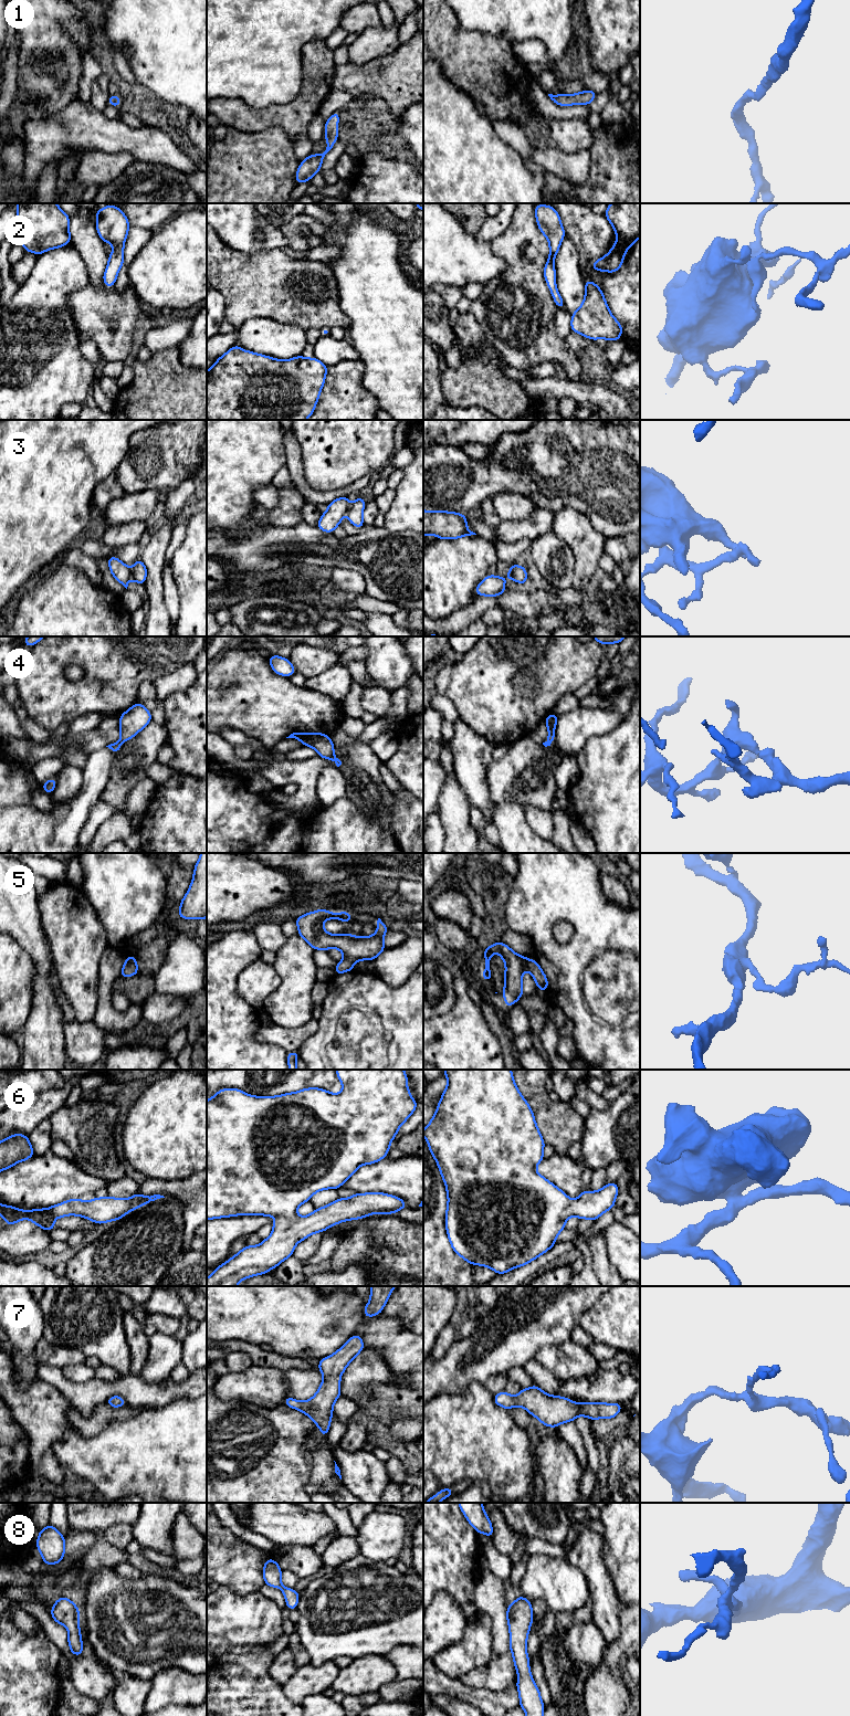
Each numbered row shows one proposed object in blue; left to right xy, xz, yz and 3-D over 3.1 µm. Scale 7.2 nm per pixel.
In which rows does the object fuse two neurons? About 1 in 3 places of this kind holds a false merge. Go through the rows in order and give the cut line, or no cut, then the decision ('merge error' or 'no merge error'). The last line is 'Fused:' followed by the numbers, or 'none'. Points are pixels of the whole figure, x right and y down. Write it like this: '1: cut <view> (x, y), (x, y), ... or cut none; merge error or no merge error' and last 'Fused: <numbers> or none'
1: cut none; no merge error
2: cut none; no merge error
3: cut xy (130, 569), (133, 577); merge error
4: cut none; no merge error
5: cut none; no merge error
6: cut none; no merge error
7: cut none; no merge error
8: cut none; no merge error
Fused: 3

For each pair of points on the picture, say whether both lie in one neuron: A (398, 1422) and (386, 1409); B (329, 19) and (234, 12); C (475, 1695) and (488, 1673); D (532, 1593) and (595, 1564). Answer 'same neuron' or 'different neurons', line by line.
A: different neurons
B: same neuron
C: different neurons
D: different neurons

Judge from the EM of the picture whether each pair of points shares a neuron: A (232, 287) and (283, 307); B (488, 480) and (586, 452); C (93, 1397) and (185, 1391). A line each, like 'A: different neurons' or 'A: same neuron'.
A: same neuron
B: same neuron
C: same neuron

